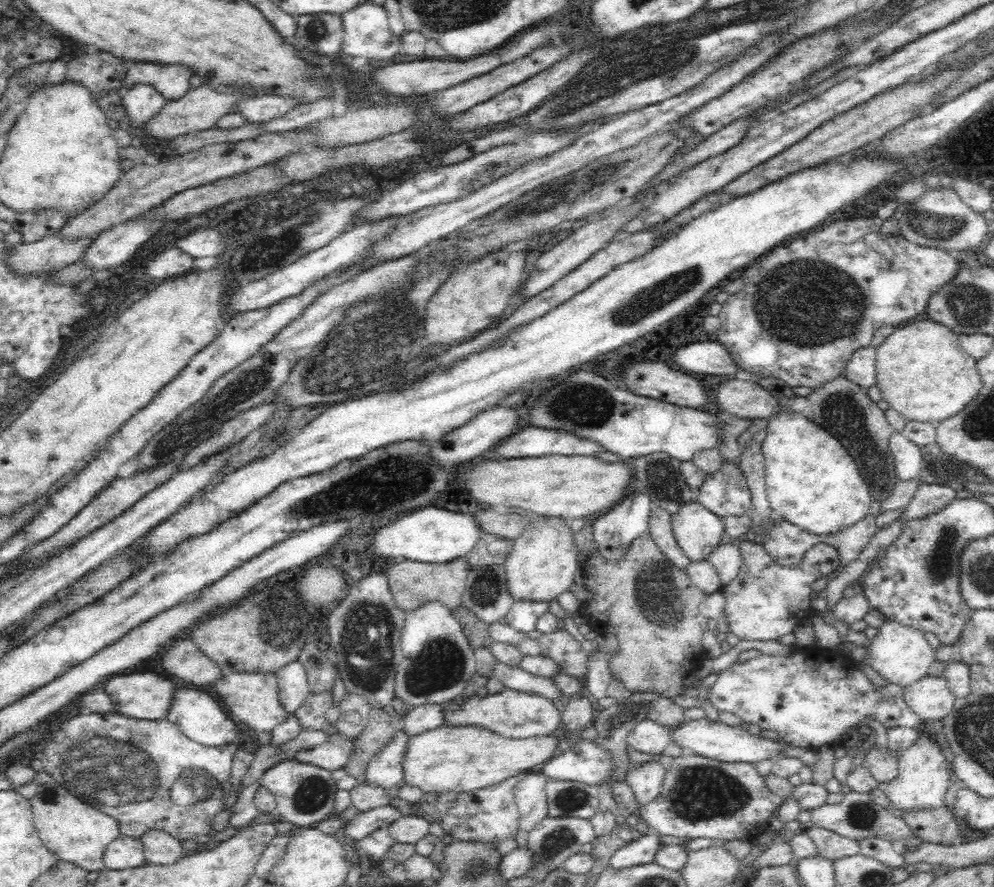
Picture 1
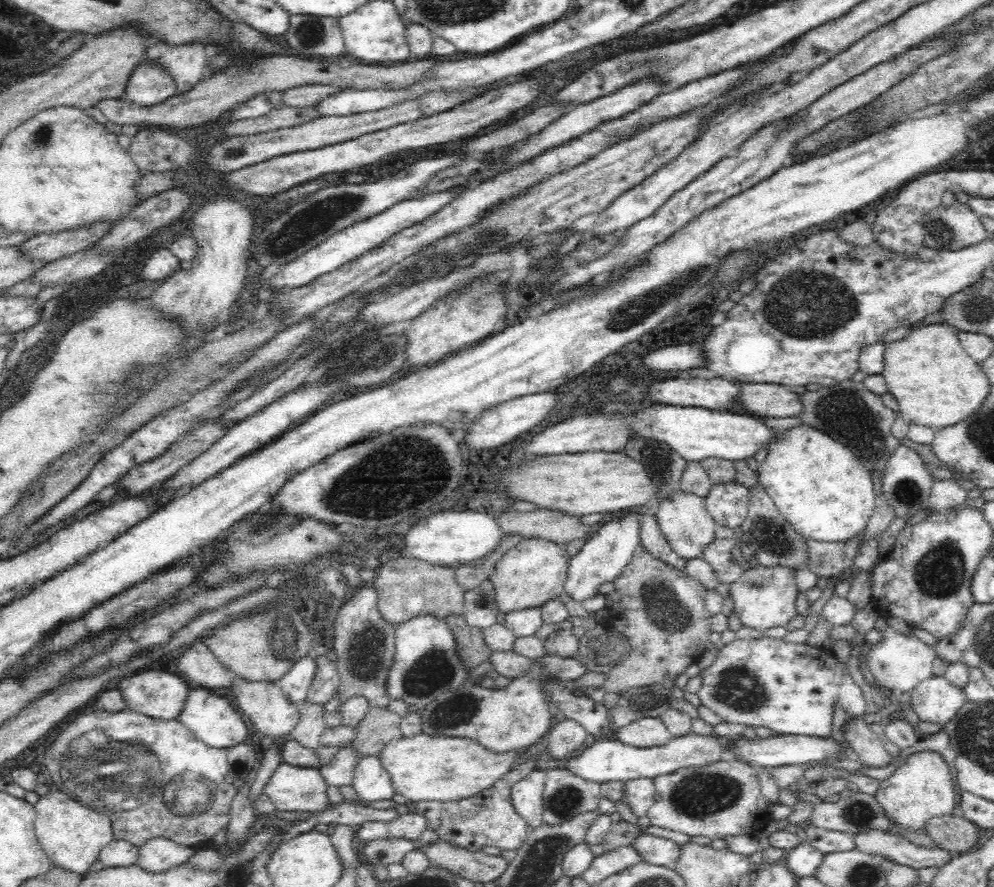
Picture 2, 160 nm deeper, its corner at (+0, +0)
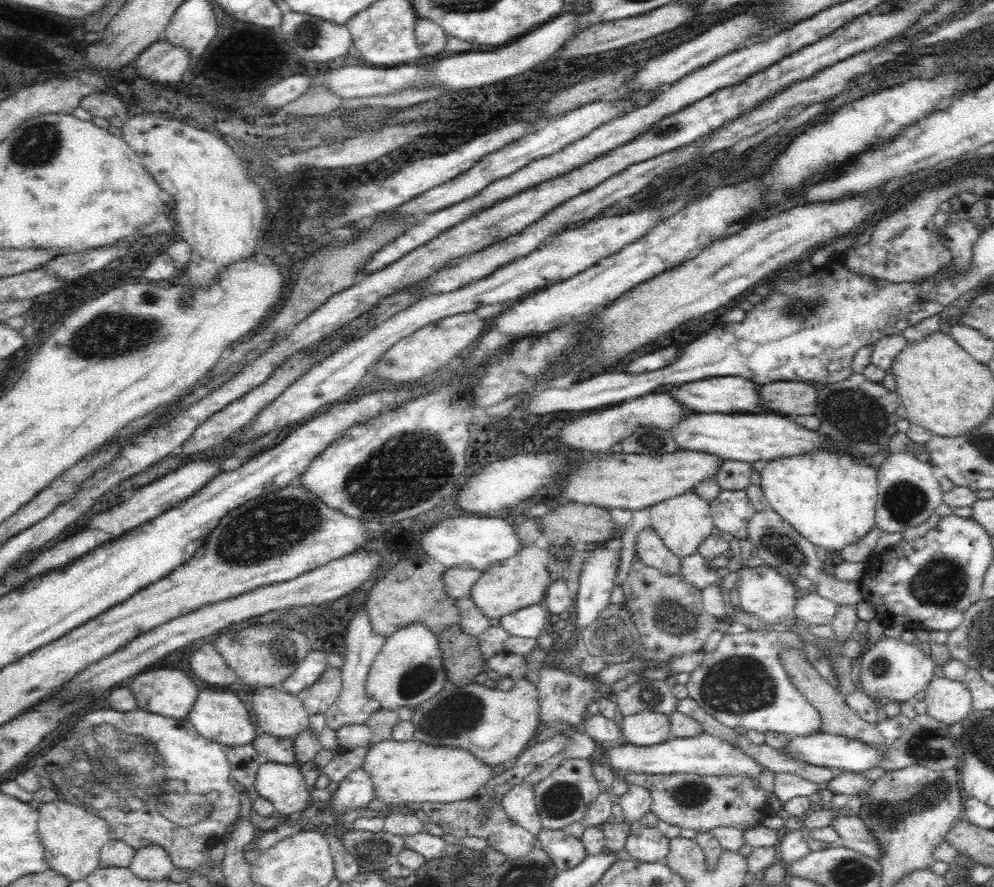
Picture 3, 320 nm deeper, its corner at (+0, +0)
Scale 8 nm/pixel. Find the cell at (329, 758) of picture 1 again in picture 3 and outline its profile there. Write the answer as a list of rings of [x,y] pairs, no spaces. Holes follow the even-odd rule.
[[[259,732],[252,743],[262,762],[278,762],[292,765],[296,762],[294,739],[276,738],[275,736]]]

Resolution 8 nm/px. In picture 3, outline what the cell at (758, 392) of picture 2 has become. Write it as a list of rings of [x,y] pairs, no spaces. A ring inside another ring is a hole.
[[[778,381],[761,387],[761,404],[780,415],[795,419],[800,415],[814,415],[817,409],[817,390],[813,383]]]

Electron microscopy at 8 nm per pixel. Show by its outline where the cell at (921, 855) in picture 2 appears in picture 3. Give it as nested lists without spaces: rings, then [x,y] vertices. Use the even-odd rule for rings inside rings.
[[[838,816],[829,826],[838,833],[838,843],[876,860],[880,856],[880,845],[872,839],[858,816]]]

